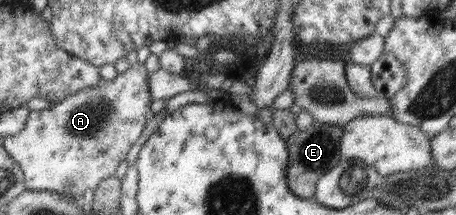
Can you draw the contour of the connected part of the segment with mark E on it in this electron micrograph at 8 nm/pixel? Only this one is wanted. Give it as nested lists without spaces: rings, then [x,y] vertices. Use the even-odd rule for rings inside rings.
[[[314,122],[306,131],[296,130],[285,139],[289,153],[287,164],[287,186],[294,195],[312,199],[319,177],[336,167],[341,161],[340,144],[342,126]]]

